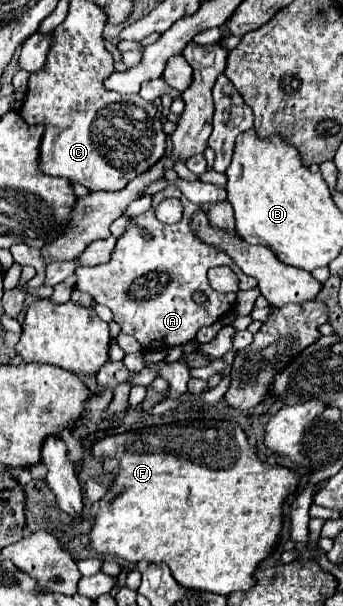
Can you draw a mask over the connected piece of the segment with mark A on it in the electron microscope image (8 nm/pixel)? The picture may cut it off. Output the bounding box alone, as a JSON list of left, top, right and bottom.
[77,187,257,349]

